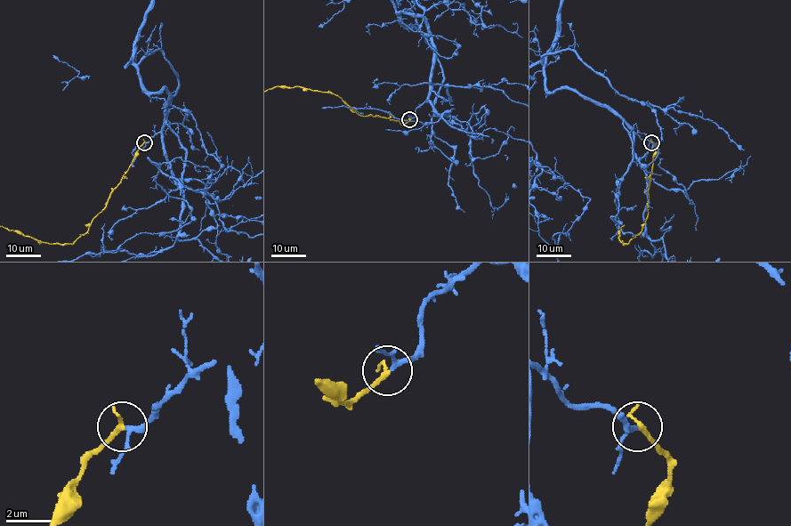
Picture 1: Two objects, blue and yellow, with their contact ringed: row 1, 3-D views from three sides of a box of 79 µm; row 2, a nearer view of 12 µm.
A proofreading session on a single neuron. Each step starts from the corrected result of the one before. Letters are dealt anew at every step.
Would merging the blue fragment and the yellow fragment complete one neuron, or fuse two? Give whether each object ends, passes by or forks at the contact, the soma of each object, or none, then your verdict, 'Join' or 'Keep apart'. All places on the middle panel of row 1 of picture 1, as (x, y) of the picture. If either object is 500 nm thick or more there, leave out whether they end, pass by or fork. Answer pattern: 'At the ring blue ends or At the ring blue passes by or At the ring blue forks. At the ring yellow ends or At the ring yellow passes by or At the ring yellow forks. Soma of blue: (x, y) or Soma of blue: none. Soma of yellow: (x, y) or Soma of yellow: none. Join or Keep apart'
At the ring blue passes by. At the ring yellow ends. Soma of blue: none. Soma of yellow: none. Join

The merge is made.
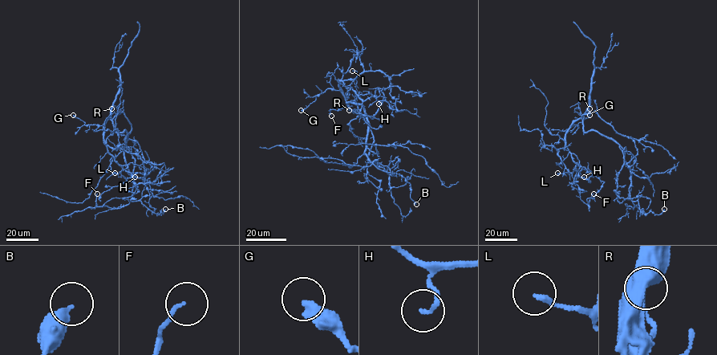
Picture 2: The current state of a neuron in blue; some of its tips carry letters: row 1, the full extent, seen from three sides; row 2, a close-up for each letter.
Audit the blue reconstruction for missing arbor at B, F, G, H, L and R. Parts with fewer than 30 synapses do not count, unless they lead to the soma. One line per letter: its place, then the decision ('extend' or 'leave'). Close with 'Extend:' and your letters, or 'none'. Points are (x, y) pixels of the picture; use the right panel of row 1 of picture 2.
B: (664, 209) | leave
F: (593, 193) | leave
G: (589, 115) | leave
H: (584, 177) | leave
L: (557, 173) | leave
R: (589, 108) | leave
Extend: none

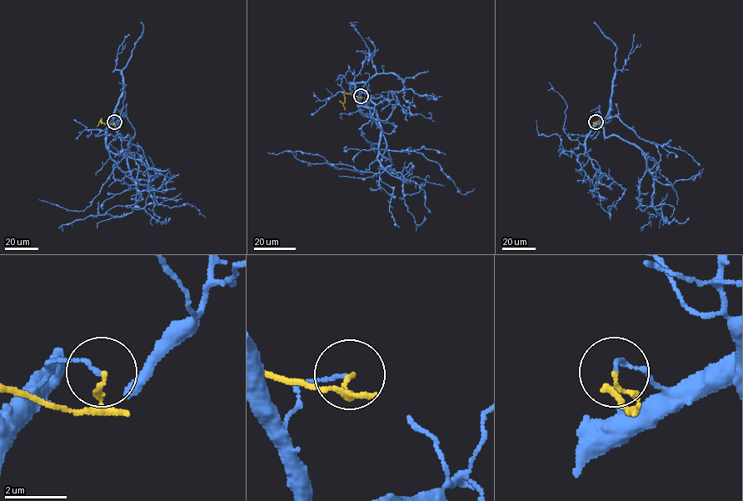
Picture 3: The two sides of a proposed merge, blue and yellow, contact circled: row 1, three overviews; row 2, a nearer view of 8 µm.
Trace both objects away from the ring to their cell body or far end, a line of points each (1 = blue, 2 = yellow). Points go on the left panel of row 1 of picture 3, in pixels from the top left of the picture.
1: (113, 122), (118, 134), (130, 137), (135, 207), (120, 217), (76, 219), (62, 224), (62, 231)
2: (113, 122), (102, 122), (101, 120), (97, 126)

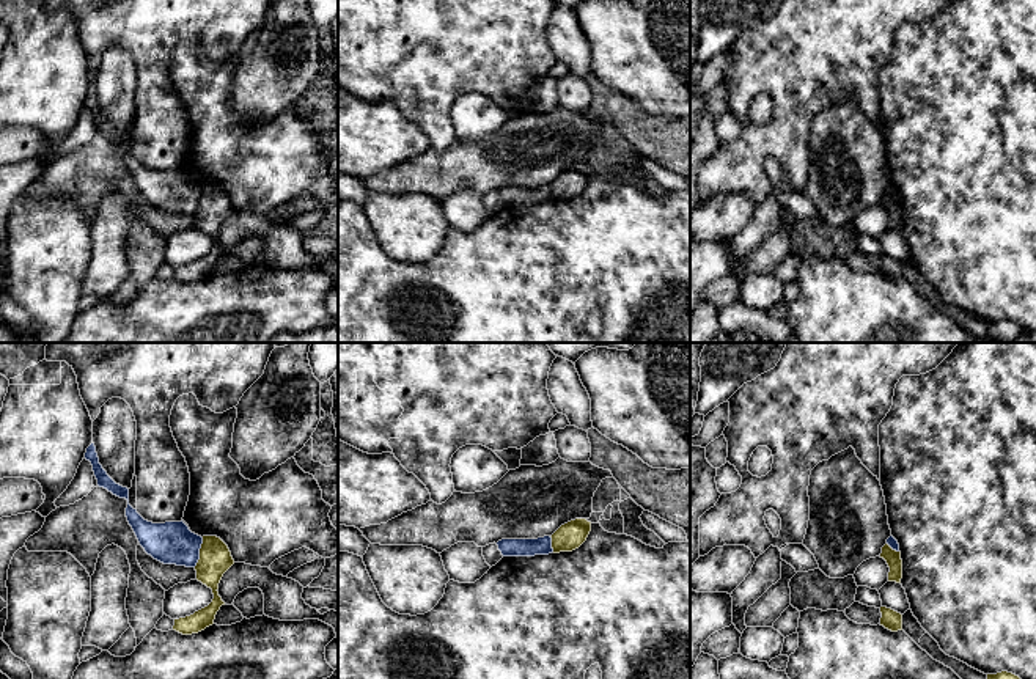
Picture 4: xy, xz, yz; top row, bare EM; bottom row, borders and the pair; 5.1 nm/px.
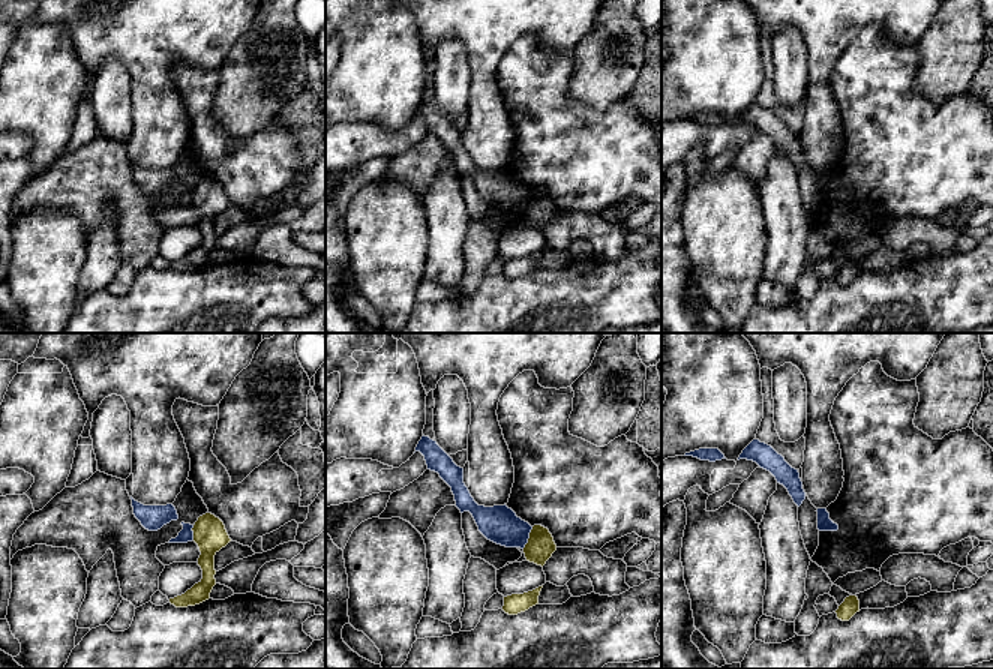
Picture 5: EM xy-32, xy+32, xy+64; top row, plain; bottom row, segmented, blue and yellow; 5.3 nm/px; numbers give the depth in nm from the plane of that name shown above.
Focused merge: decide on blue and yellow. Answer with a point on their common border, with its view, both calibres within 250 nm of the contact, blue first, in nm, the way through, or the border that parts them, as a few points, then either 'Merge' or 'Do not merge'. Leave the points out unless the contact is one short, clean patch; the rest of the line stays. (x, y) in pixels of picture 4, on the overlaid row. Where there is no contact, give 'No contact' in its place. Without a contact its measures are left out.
Touches blue at xy (198, 552). Thickness 220 nm (blue) against 160 nm. Boundary: xy (203, 538), (200, 558), (194, 566). Do not merge

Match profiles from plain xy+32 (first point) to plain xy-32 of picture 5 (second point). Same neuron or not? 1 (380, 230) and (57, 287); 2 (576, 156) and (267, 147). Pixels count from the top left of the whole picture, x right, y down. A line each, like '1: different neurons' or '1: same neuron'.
1: same neuron
2: same neuron

